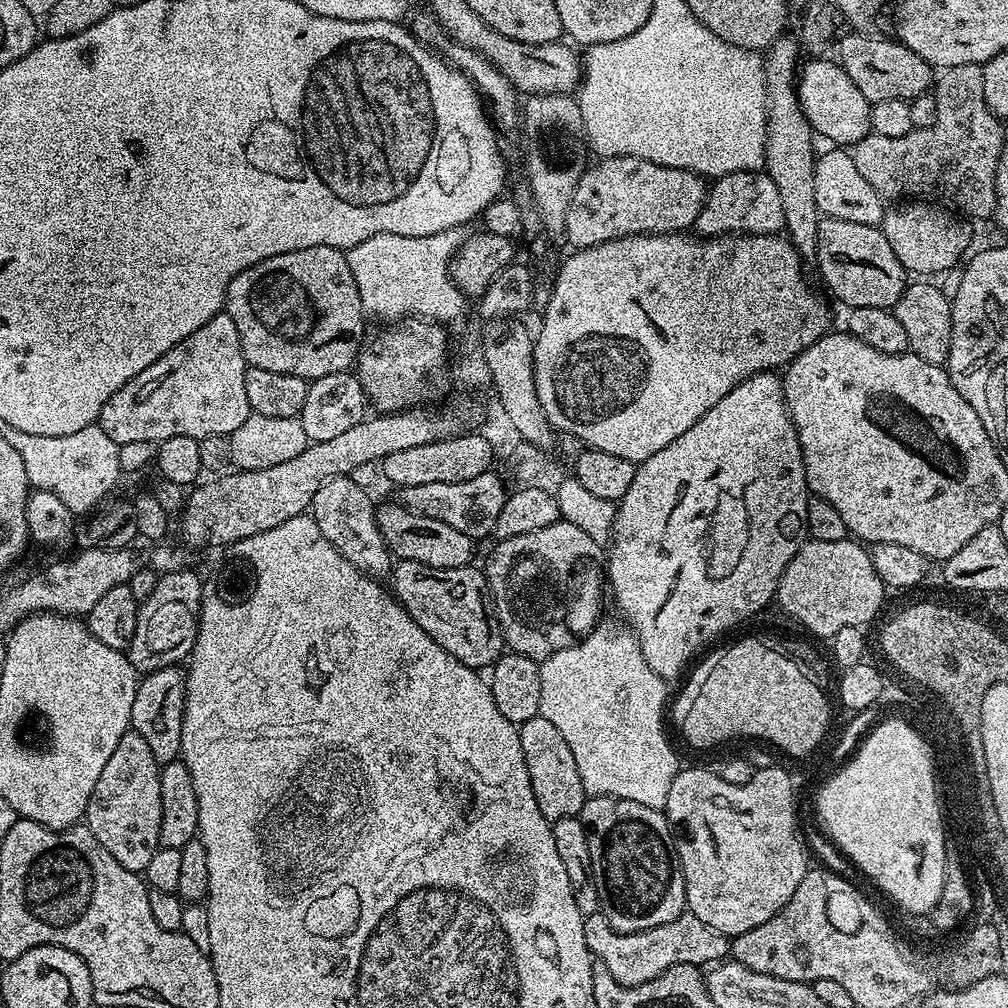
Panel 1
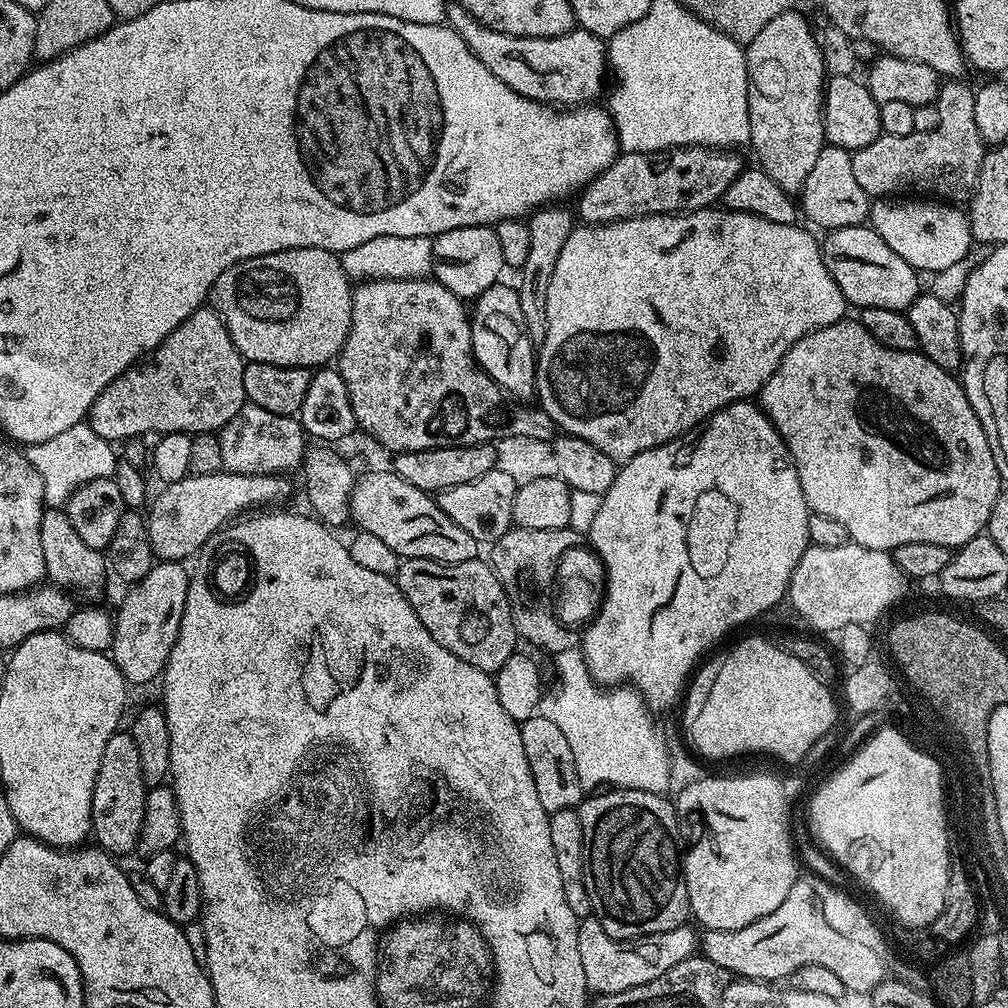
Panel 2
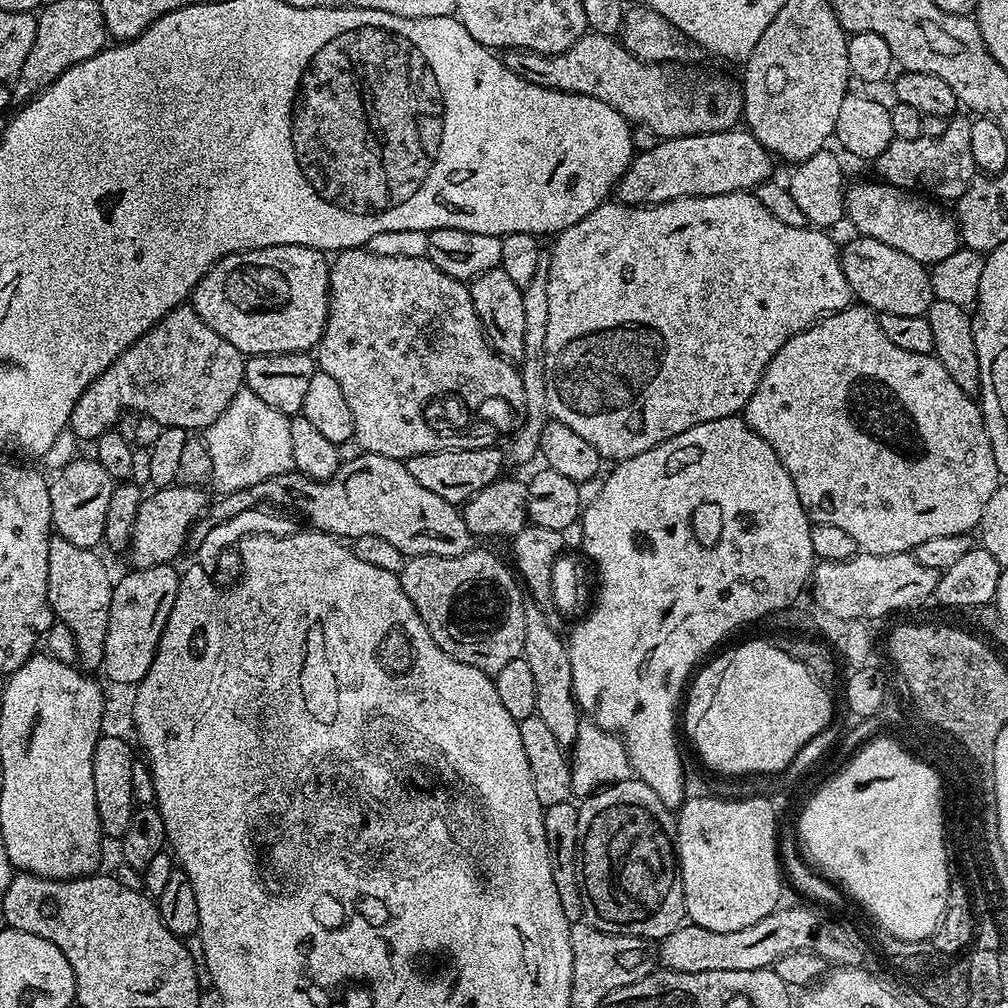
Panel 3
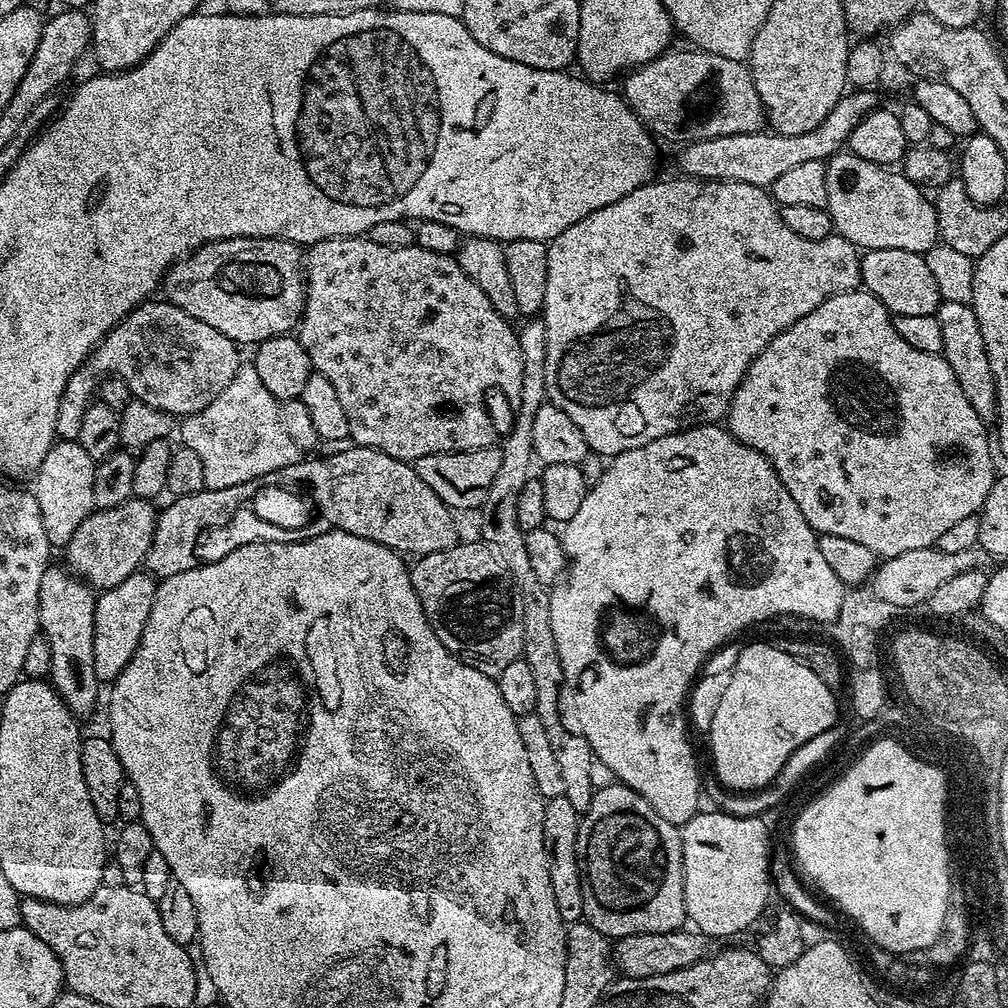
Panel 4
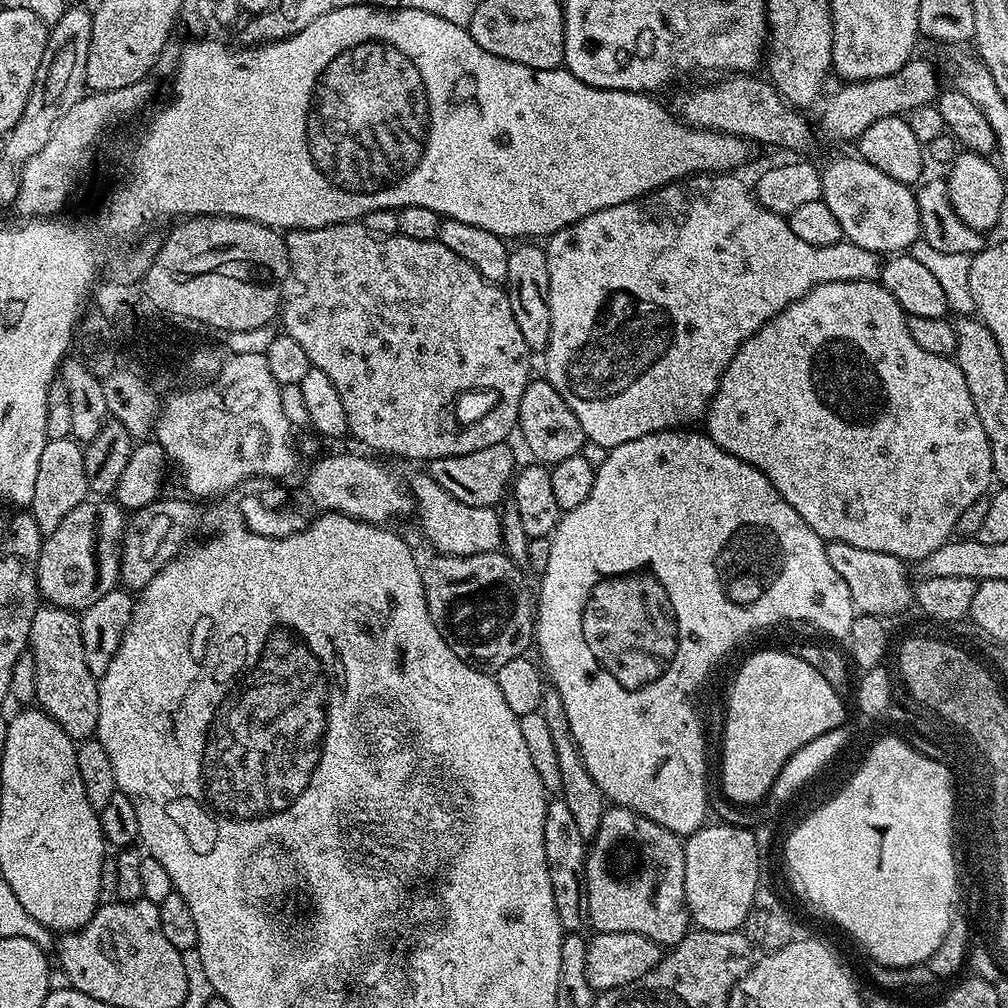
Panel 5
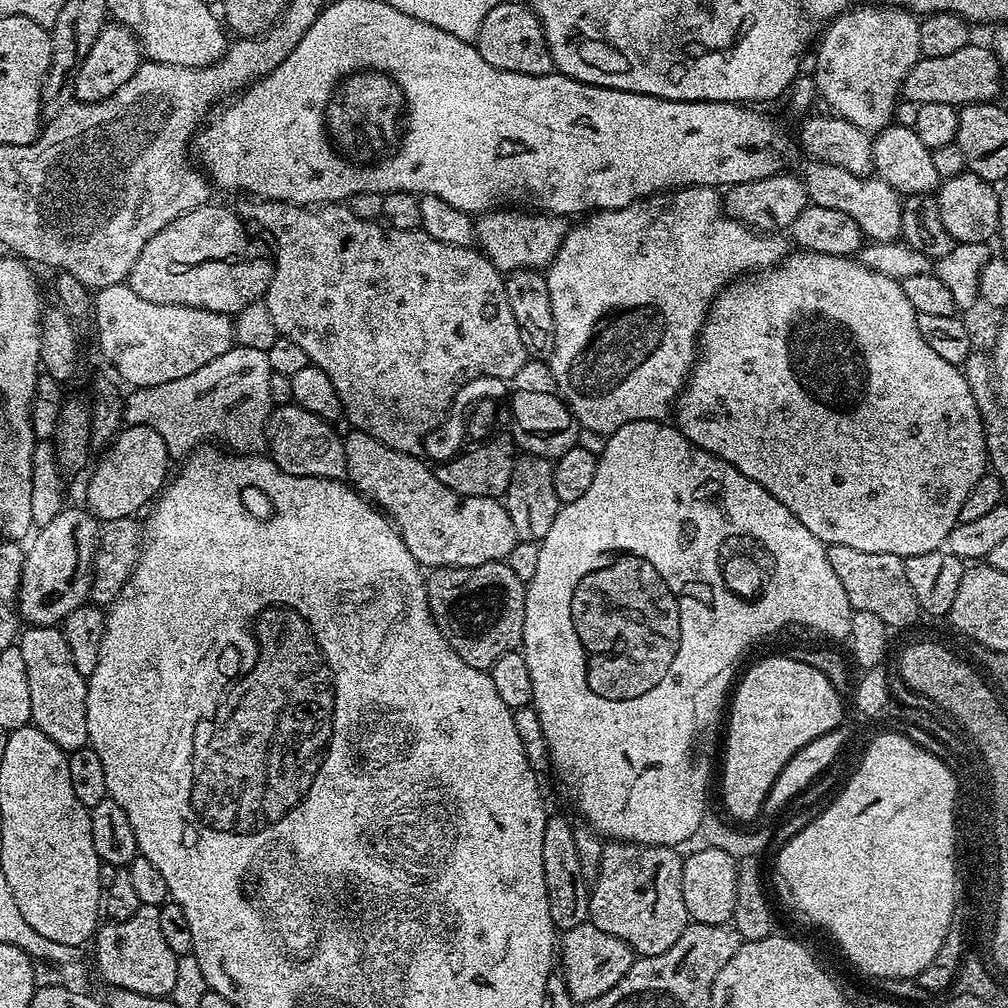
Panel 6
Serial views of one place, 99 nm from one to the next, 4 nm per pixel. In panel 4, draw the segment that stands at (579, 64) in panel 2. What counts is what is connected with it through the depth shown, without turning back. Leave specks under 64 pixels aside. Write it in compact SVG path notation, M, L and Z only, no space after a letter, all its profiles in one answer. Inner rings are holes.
M669 50L663 56L654 58L648 64L641 64L638 68L633 68L623 77L624 89L622 95L625 102L634 110L634 114L639 120L643 120L648 131L653 137L664 140L680 140L679 142L691 142L694 140L709 140L710 138L718 138L719 136L729 136L730 134L750 134L751 132L759 132L765 127L766 117L764 107L762 106L762 98L758 98L758 90L752 81L752 70L743 60L735 60L734 58L722 58L718 54L710 54L699 50L688 50L692 52L675 52Z

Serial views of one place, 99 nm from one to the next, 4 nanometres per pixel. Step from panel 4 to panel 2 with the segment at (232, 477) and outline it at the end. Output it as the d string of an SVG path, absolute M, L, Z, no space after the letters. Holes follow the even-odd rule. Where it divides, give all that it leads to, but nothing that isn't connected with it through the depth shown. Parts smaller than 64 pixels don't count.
M256 404L245 406L221 429L223 469L240 474L277 475L290 472L303 463L304 431L299 419L293 416L272 414Z

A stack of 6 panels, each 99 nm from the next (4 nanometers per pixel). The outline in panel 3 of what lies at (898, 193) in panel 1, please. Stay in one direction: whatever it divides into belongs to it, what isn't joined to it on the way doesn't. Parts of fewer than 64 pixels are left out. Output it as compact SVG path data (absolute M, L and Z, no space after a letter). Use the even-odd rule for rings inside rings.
M956 114L948 120L946 130L937 136L919 136L913 140L893 138L890 146L874 161L875 175L885 184L903 188L905 192L923 194L940 202L955 202L970 186L978 169L974 154L970 154L970 126L967 115Z

